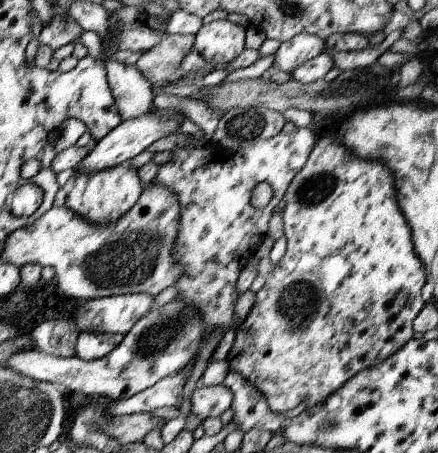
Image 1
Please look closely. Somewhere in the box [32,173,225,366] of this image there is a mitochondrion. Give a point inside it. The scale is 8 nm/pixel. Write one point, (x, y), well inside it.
(133, 260)

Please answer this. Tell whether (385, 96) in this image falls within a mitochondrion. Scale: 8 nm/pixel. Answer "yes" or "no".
no

